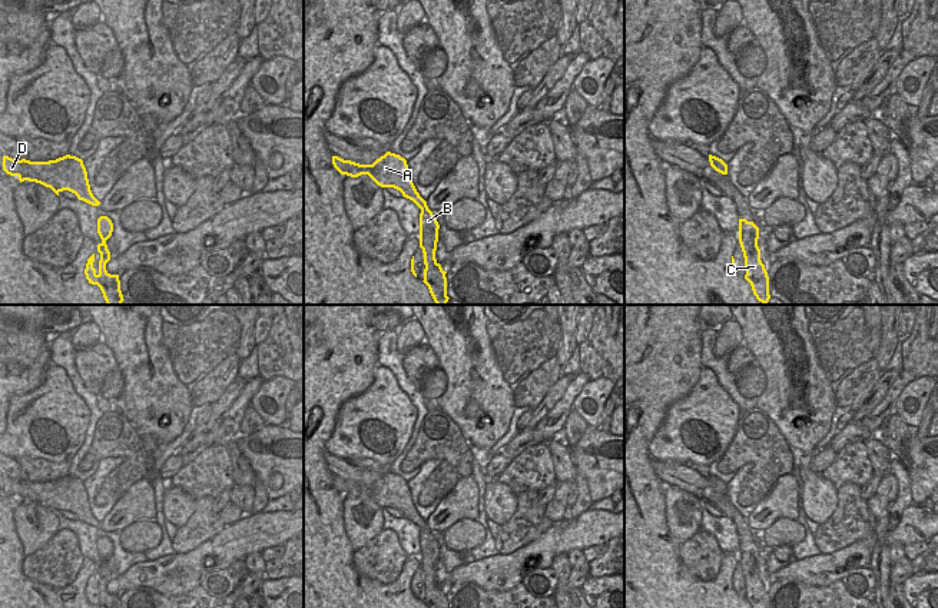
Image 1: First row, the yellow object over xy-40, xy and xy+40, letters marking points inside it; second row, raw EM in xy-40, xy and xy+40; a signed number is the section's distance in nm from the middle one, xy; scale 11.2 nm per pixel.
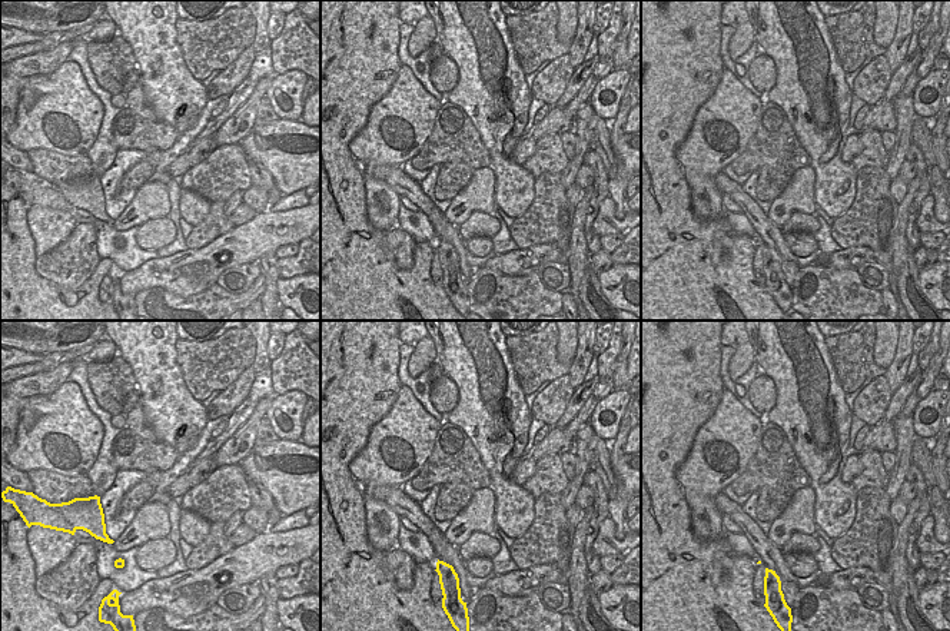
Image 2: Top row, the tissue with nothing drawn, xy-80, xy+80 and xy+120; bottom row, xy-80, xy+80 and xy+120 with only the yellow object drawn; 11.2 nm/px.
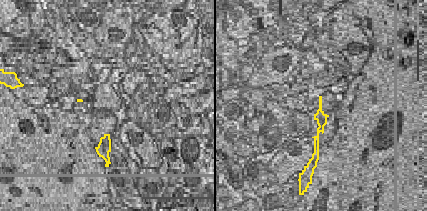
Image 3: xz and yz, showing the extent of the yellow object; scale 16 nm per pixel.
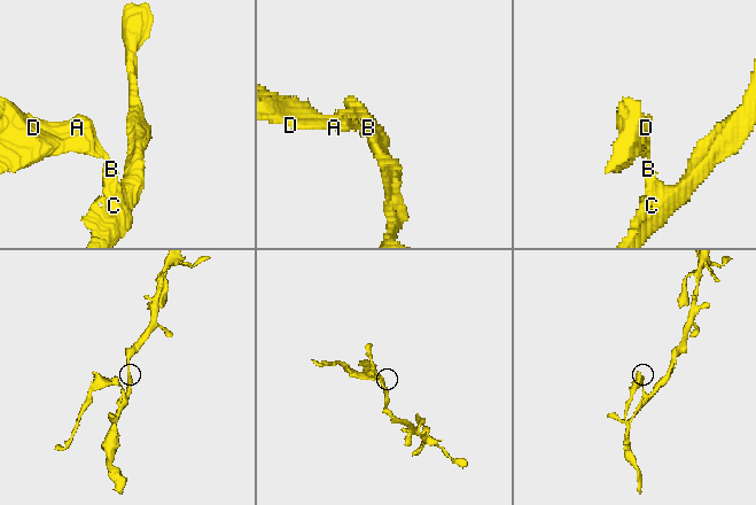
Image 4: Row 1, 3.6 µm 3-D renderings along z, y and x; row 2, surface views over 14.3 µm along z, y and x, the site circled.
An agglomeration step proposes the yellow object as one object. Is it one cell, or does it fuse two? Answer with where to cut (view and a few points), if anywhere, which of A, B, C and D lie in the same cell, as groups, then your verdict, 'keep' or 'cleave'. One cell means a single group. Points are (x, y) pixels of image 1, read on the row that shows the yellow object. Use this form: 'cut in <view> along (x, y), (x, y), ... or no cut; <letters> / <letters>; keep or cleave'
cut in xy along (421, 208), (427, 209); A D / B C; cleave

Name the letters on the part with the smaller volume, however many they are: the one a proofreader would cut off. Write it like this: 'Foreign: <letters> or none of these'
Foreign: A, D.

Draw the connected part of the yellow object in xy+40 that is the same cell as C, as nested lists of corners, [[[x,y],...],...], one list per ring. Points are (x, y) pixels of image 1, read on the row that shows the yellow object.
[[[739,219],[739,243],[745,258],[745,279],[750,283],[753,295],[762,303],[768,303],[769,276],[760,260],[760,249],[758,246],[759,227],[753,222]]]

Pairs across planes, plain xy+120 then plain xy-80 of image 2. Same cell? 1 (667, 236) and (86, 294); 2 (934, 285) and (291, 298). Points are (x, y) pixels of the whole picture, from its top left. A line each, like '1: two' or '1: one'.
1: one
2: one

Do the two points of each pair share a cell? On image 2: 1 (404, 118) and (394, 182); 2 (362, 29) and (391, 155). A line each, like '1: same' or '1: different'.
1: different
2: different

